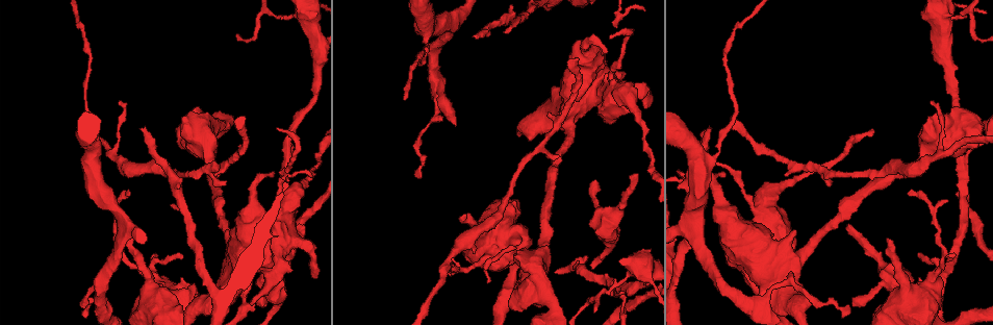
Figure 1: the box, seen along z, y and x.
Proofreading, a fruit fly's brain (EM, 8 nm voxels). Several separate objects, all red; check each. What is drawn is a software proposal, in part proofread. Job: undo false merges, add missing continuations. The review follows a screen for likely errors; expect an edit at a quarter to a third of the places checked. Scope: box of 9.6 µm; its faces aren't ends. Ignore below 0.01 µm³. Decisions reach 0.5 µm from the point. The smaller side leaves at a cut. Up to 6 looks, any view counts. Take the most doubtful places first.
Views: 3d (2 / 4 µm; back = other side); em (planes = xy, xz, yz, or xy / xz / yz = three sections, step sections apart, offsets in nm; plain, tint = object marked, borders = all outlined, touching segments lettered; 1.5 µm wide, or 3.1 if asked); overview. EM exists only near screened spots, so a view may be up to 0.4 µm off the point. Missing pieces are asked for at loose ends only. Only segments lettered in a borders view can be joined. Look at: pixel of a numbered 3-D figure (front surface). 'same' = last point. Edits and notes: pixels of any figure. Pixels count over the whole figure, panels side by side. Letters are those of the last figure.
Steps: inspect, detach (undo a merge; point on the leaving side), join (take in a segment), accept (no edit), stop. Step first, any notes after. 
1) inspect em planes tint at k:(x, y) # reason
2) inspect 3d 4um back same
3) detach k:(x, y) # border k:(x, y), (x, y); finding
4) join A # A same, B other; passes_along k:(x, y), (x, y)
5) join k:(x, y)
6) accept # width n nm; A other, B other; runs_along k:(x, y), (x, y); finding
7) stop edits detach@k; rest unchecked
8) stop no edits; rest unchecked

inspect 3d 2um back at 1:(243, 116) # branch stops here

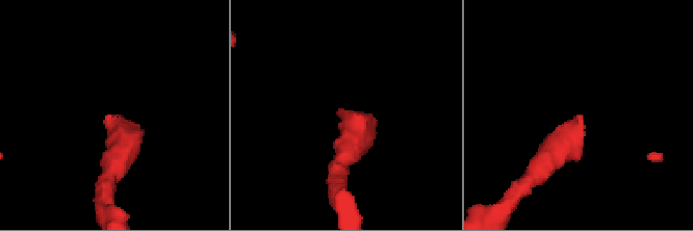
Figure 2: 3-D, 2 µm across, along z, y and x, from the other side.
inspect em planes borders at 2:(109, 116)

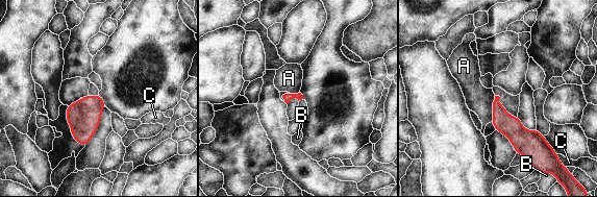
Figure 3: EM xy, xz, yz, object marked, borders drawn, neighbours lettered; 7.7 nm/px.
join A # A same, B other, C other; passes_along 3:(512, 127), (493, 108), (478, 99); it goes on there

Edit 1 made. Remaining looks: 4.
inspect em xz step 8 borders at 1:(473, 36) # an open end

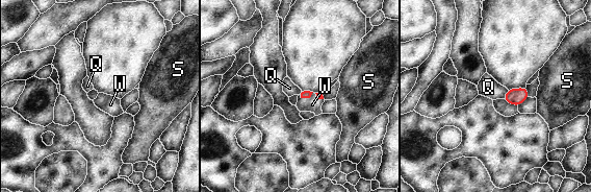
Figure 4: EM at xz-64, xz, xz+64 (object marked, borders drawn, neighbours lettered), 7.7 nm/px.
inspect em planes borders same

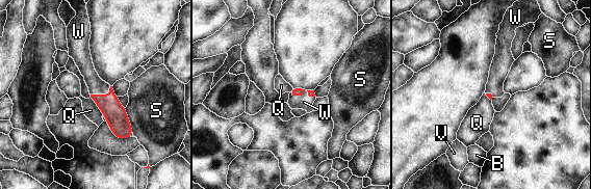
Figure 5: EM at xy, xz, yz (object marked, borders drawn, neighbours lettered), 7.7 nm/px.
join W # longest_contact S 220 nm; B other, Q other, S other, V other, W same; the neuron continues

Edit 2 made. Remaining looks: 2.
inspect overview

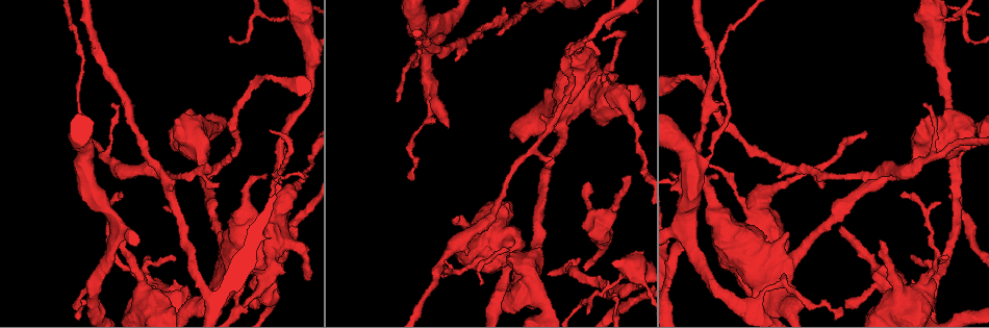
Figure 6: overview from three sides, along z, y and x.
inspect em planes borders at 6:(821, 183) # branch stops here

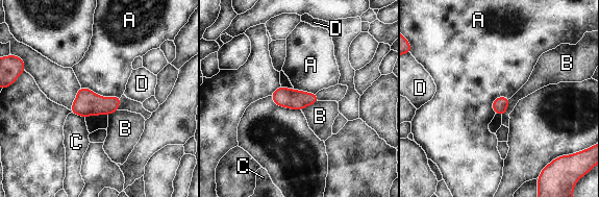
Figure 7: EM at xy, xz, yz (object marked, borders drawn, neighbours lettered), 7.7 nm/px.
accept # A other, B other, C other, D other; none of them fits

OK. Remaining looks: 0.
stop edits join@3, join@5; rest unchecked

